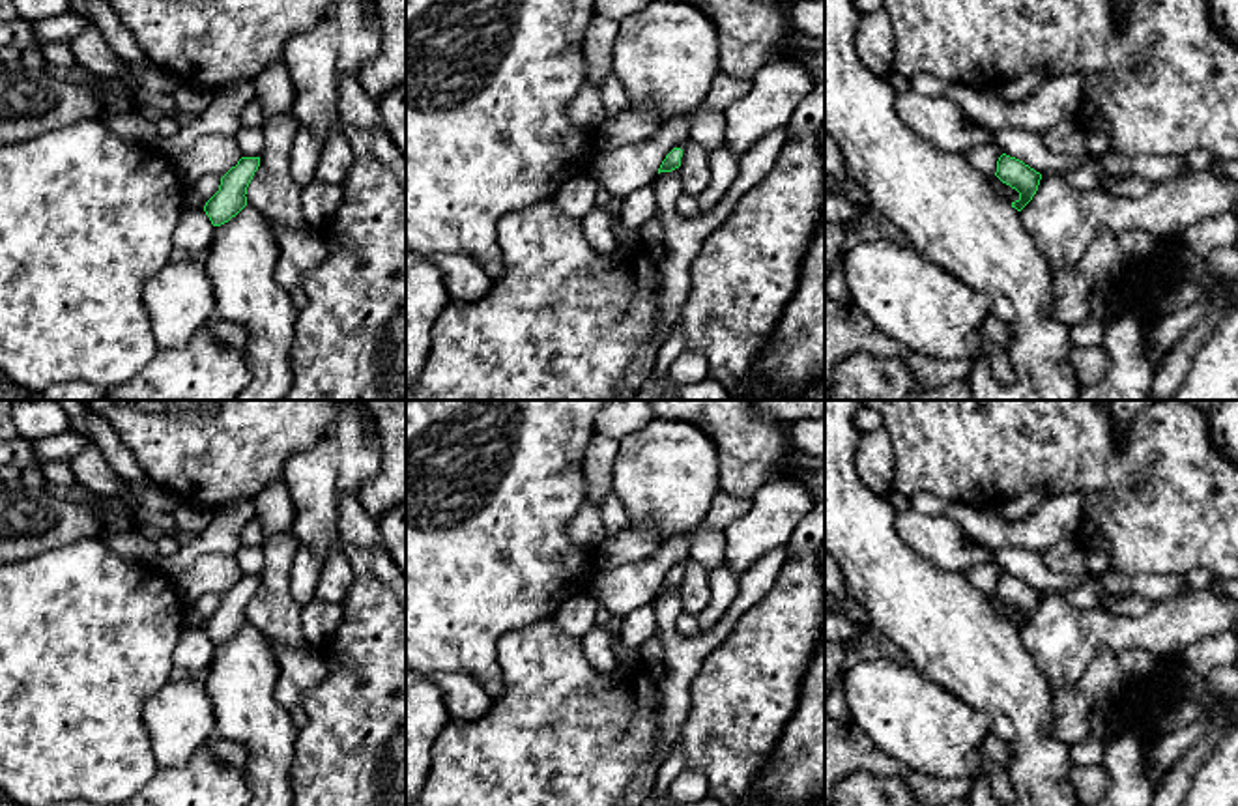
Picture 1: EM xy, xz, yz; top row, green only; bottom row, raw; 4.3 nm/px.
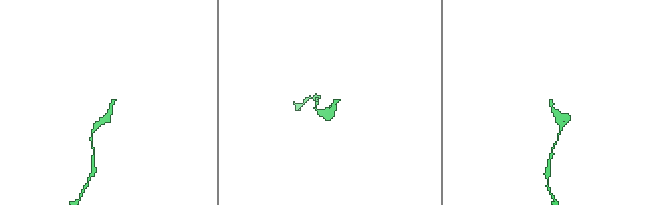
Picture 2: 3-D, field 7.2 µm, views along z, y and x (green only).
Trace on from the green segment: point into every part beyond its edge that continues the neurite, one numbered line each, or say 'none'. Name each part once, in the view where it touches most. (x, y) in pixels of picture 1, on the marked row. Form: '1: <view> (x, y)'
none

